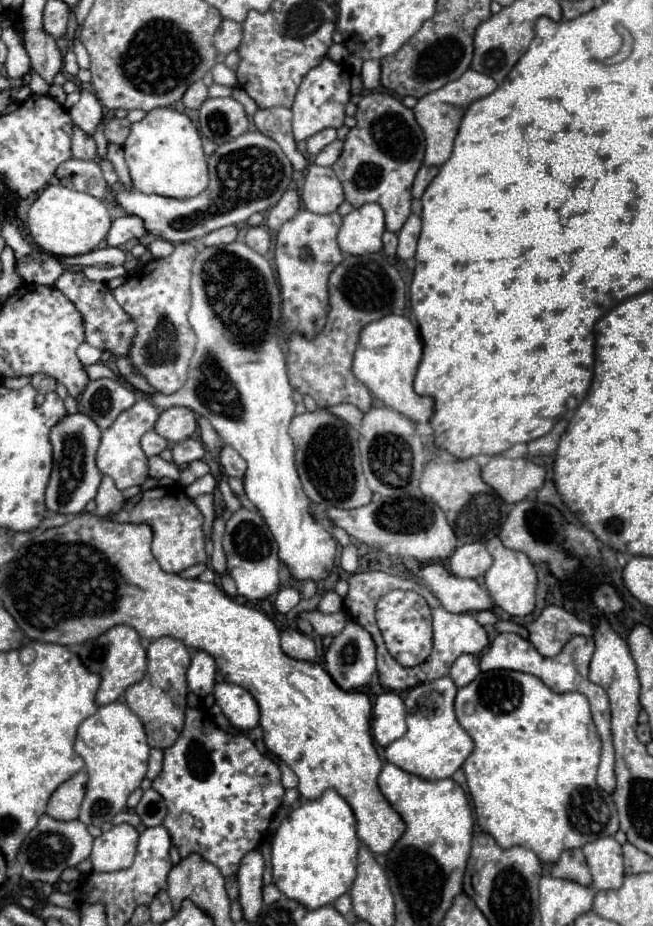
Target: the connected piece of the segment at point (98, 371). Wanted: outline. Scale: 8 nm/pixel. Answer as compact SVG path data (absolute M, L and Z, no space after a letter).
M94 363L94 365L88 365L86 367L86 373L88 373L88 377L90 379L102 379L102 377L106 377L106 379L116 379L120 385L124 385L124 387L128 387L128 391L136 391L136 387L132 385L132 383L128 383L126 379L122 379L118 373L114 373L108 365L104 365L104 363Z

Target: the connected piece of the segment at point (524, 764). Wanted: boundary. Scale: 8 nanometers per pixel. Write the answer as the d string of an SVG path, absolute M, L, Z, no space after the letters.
M486 671L486 673L480 673L466 687L458 689L454 707L456 707L458 723L466 729L466 733L476 743L474 751L468 757L468 763L464 763L462 769L466 773L466 783L468 783L468 791L470 791L472 801L474 801L478 825L486 833L490 833L500 847L504 847L504 849L514 847L514 845L528 847L528 849L532 849L538 855L540 861L544 861L544 863L556 863L556 859L564 851L582 847L584 843L596 841L600 837L612 837L618 831L618 815L616 815L614 801L612 801L610 793L602 791L596 785L596 769L598 769L598 761L600 761L600 737L598 737L598 731L596 731L596 727L592 723L592 717L590 717L590 705L584 699L582 693L564 693L564 695L558 695L558 693L550 691L538 677L528 675L528 673L520 673L520 671Z

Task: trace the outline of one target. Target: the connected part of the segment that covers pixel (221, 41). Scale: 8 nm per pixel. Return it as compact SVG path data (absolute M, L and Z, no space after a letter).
M224 19L220 29L216 31L214 35L214 47L226 55L230 51L234 51L242 41L242 25L236 23L236 21L230 21L230 19Z

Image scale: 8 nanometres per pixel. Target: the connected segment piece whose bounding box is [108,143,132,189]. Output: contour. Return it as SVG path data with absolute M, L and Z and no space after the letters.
M108 143L108 161L114 165L118 177L120 177L120 183L128 189L132 189L132 179L128 175L128 167L124 163L124 153L122 153L122 147L116 145L116 143Z

